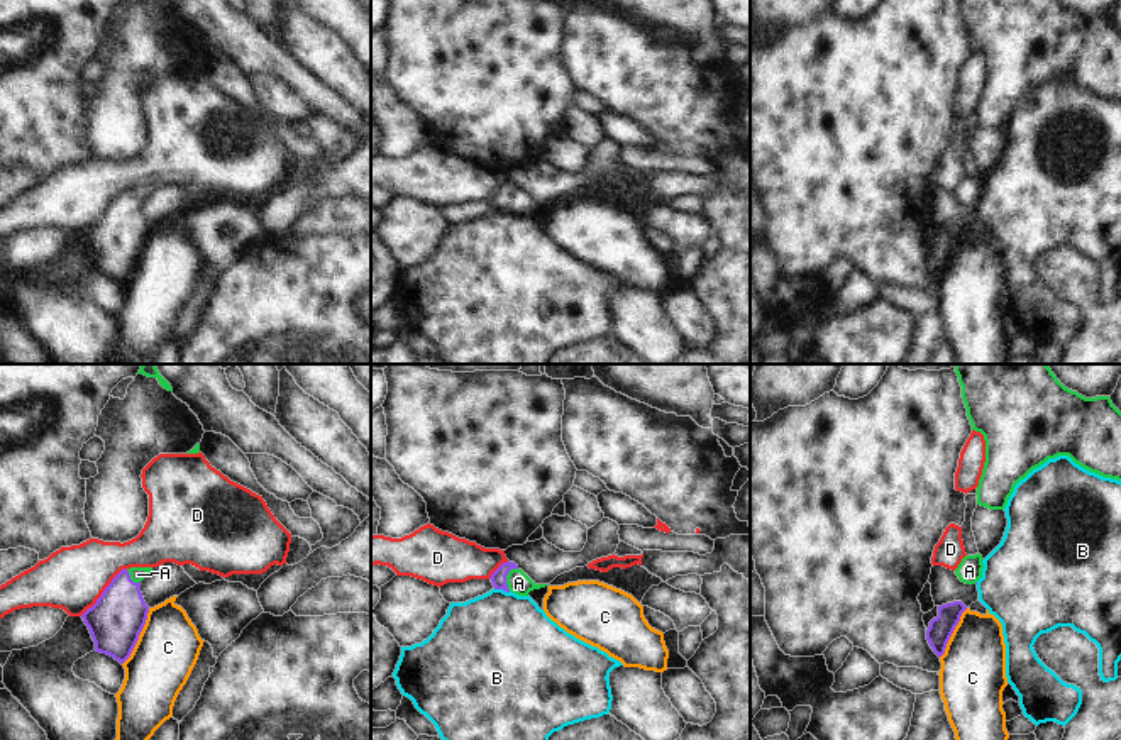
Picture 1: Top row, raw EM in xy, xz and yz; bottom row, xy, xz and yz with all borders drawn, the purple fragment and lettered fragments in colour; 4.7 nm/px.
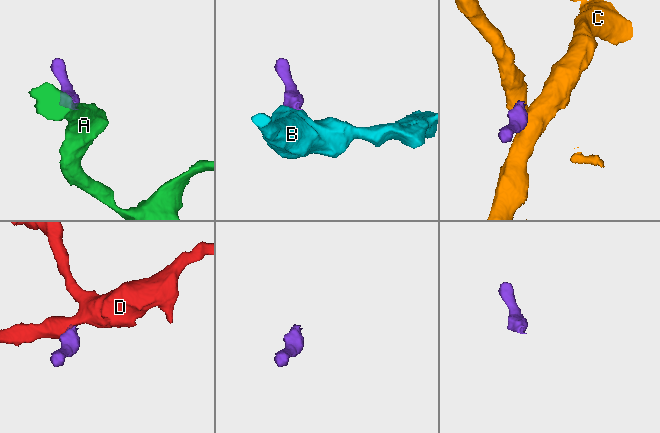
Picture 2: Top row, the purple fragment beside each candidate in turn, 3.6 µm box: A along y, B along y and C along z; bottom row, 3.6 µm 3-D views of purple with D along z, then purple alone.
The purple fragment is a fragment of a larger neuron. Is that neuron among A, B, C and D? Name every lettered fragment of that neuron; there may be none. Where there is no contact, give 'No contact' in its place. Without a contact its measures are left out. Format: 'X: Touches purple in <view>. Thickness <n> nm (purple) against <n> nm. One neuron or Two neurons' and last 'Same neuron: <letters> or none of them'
A: Touches purple in xz. Thickness 80 nm (purple) against 110 nm. One neuron
B: Touches purple in xz. Thickness 80 nm (purple) against 480 nm. Two neurons
C: Touches purple in xy. Thickness 260 nm (purple) against 300 nm. Two neurons
D: Touches purple in xy. Thickness 260 nm (purple) against 300 nm. Two neurons
Same neuron: A

